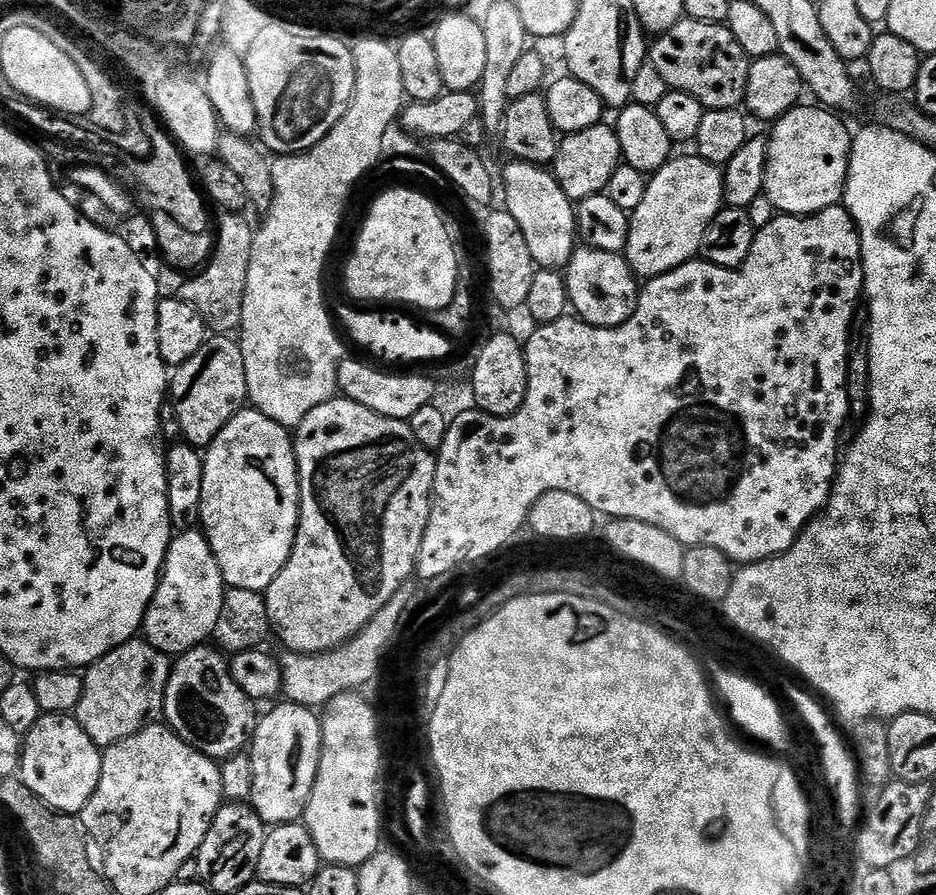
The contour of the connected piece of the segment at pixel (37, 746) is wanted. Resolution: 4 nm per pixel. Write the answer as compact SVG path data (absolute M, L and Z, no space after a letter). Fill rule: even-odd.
M50 712L42 714L23 737L18 777L54 811L78 814L98 786L103 761L102 749L82 730L75 715Z

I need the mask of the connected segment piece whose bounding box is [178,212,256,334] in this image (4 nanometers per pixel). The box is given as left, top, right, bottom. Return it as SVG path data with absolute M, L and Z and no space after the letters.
M224 212L220 220L220 236L215 237L214 251L207 264L203 265L195 273L193 280L188 280L181 286L178 292L179 299L190 302L198 314L202 314L204 321L208 323L209 329L216 334L232 334L237 331L242 322L242 302L246 294L246 274L250 274L250 250L254 246L256 237L253 225L248 225L243 215L234 212Z

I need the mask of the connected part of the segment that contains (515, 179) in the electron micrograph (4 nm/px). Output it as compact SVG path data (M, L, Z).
M513 159L504 168L503 207L522 226L526 246L530 246L537 269L567 269L578 247L578 212L574 201L562 190L547 167Z

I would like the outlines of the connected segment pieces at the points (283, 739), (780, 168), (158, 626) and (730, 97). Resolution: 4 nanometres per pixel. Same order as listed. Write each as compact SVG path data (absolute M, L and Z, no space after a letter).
M291 702L277 703L256 722L250 741L250 755L254 766L254 790L250 801L268 826L294 824L303 817L318 778L322 754L322 720L311 708Z
M797 106L785 115L780 117L771 125L772 136L767 139L768 141L768 166L766 168L766 182L764 183L764 190L770 198L770 202L774 202L777 213L786 216L812 216L815 212L821 212L827 208L835 208L844 199L844 187L848 181L848 159L852 153L852 138L853 133L848 132L848 128L839 120L835 111L829 110L823 106L815 106L816 108L804 108L805 106Z
M203 531L173 535L164 559L164 571L160 574L156 593L144 615L143 639L172 658L201 647L213 639L225 591L218 558L214 558L214 550Z
M690 19L679 20L670 30L659 33L650 44L650 63L662 78L666 78L669 89L673 92L694 94L705 109L740 108L744 104L744 95L748 85L748 66L750 58L742 46L738 46L738 38L727 24L711 24L710 22L694 22Z

